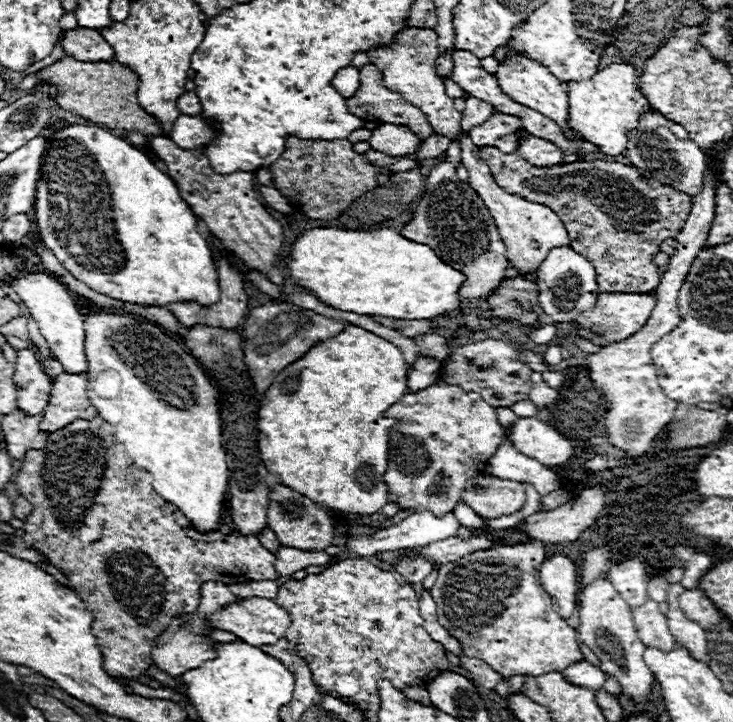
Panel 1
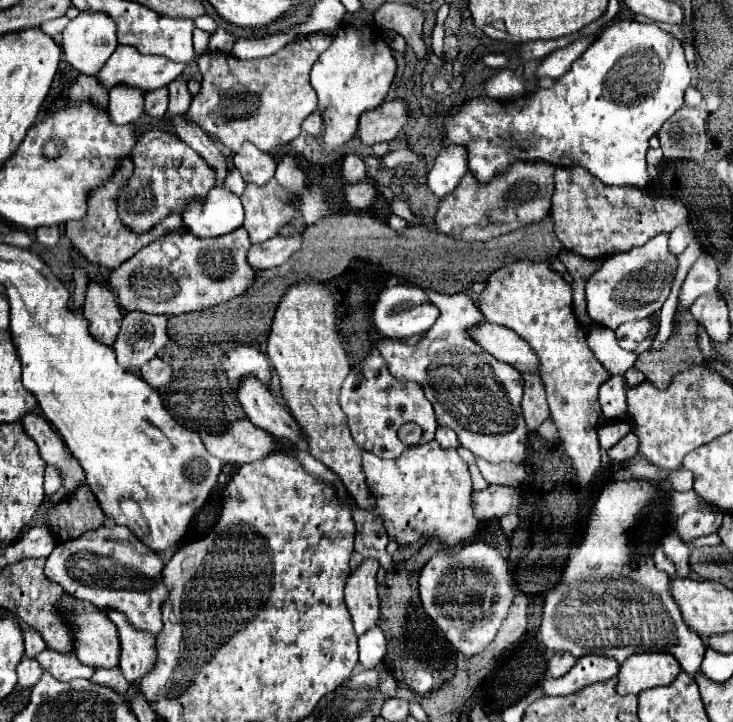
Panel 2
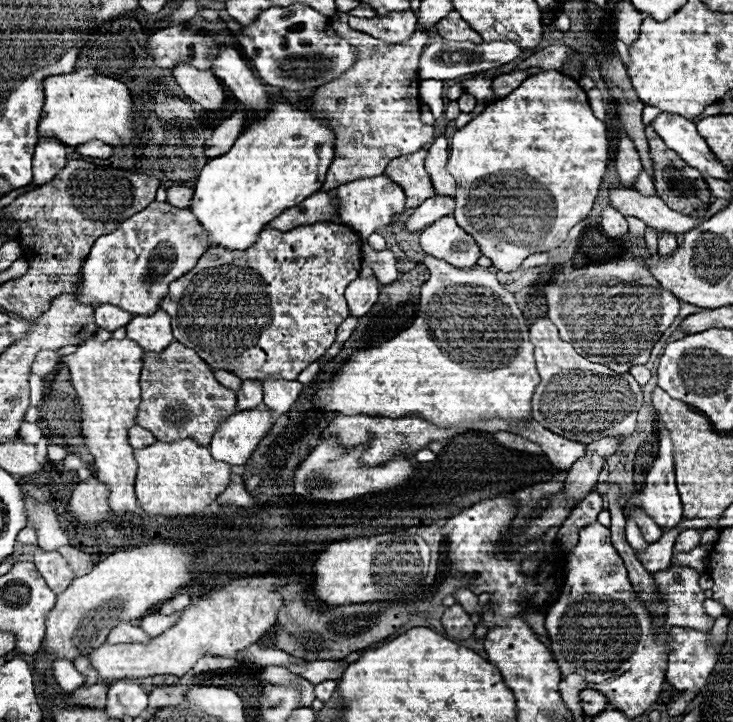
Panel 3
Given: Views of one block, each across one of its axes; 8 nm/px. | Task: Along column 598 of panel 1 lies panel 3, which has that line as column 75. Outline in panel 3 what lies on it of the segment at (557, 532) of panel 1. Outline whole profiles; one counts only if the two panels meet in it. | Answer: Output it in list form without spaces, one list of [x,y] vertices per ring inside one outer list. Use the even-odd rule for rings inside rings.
[[[90,476],[88,480],[76,484],[68,510],[82,522],[82,524],[98,524],[108,518],[110,488],[100,482],[98,478]]]

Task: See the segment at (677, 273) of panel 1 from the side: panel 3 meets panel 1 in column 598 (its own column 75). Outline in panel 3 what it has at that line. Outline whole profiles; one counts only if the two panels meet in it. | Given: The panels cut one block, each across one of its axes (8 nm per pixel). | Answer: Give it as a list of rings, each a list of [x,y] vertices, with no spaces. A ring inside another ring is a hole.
[[[96,338],[84,340],[74,354],[62,358],[70,370],[70,382],[76,388],[80,406],[82,406],[82,438],[90,454],[94,456],[96,478],[110,486],[108,504],[114,512],[140,512],[138,500],[134,496],[134,478],[136,478],[136,460],[134,448],[128,444],[128,430],[136,424],[136,412],[140,406],[140,372],[142,372],[144,350],[124,338],[110,338],[100,342]]]

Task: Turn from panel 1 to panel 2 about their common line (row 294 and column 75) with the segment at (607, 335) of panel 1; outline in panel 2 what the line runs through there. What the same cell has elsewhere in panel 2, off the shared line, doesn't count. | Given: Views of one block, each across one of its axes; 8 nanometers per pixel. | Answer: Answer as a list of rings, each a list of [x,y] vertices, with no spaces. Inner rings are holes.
[[[64,596],[58,600],[56,606],[58,614],[64,616],[68,628],[72,630],[72,644],[74,644],[74,654],[80,662],[94,666],[94,668],[112,668],[118,666],[118,658],[120,658],[120,640],[116,634],[116,628],[112,626],[112,622],[108,620],[108,616],[104,614],[104,610],[100,610],[98,606],[94,606],[92,602],[82,602],[76,600],[72,596]]]

